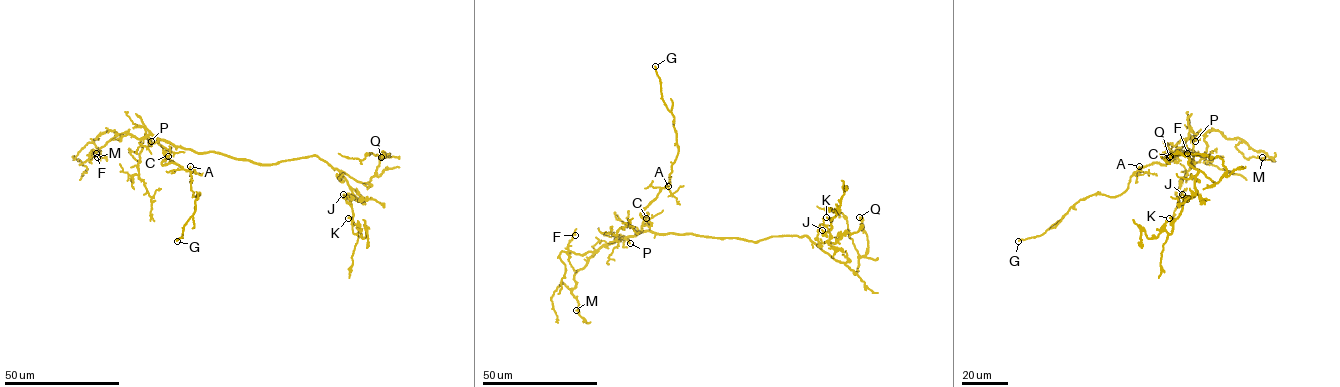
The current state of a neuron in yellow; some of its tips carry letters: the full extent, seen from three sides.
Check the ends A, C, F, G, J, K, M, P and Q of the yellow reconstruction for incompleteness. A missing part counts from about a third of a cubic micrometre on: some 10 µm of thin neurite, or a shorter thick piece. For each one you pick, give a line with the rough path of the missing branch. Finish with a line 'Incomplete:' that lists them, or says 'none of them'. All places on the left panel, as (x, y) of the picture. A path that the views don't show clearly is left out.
Incomplete: none of them

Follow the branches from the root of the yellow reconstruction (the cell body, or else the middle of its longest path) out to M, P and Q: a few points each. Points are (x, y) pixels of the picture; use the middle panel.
M: (697, 235), (643, 231), (603, 245), (574, 275), (576, 286), (571, 293), (578, 303), (578, 314), (576, 310)
P: (697, 235), (643, 231), (627, 236), (630, 243)
Q: (697, 235), (754, 242), (806, 235), (855, 274), (868, 247), (859, 217)

